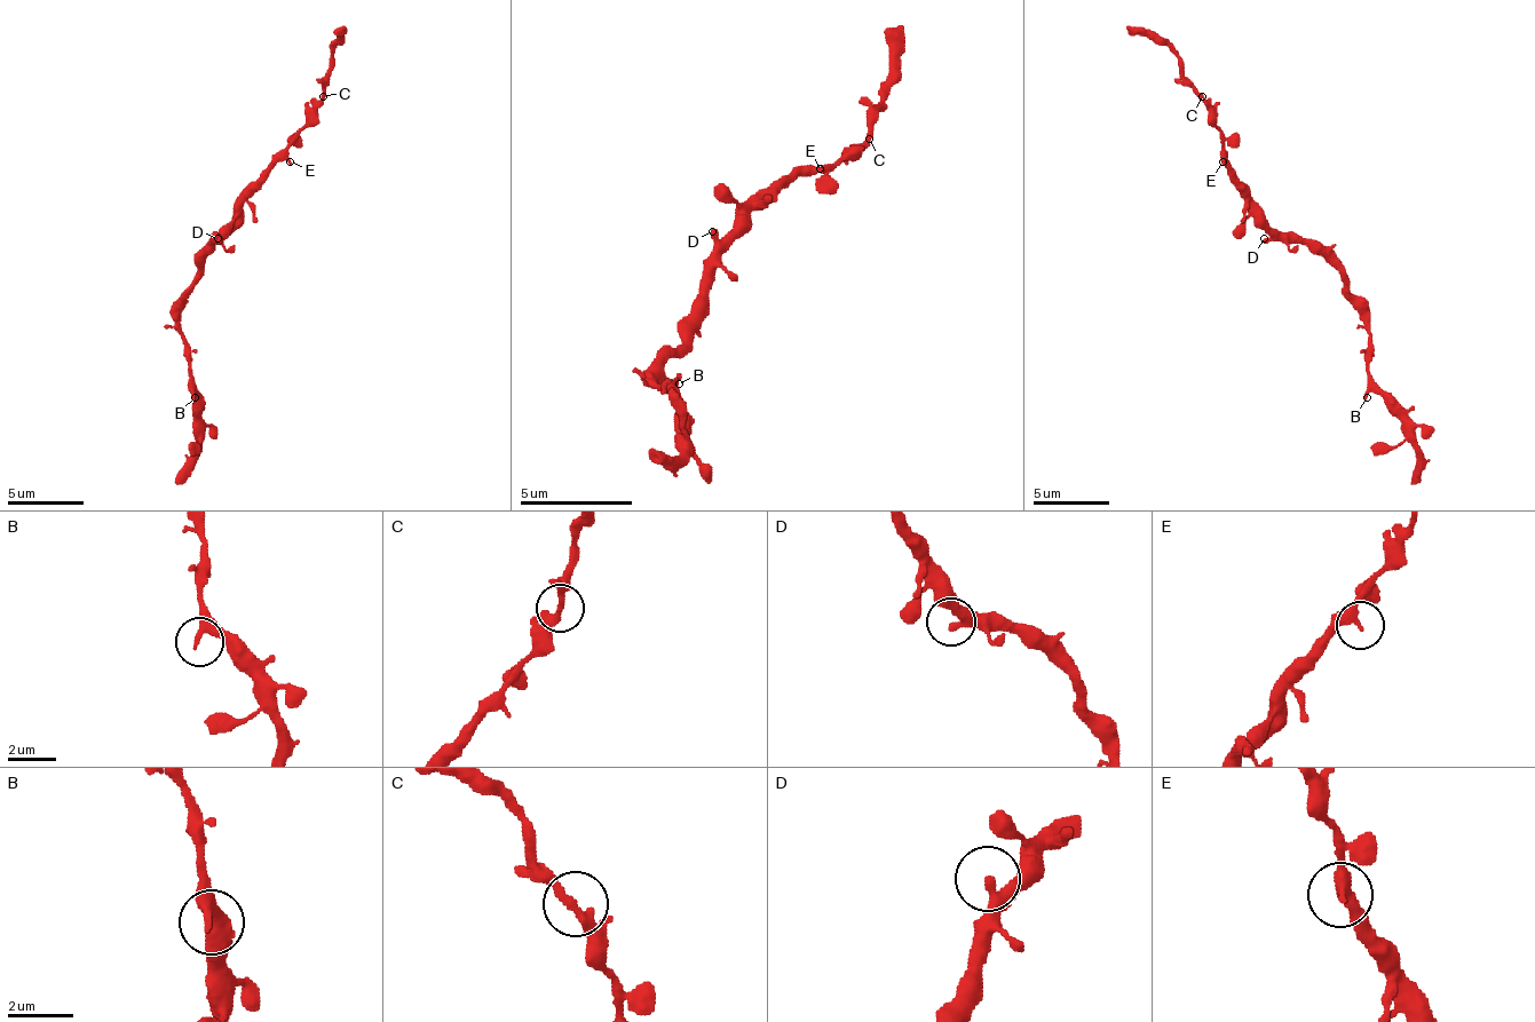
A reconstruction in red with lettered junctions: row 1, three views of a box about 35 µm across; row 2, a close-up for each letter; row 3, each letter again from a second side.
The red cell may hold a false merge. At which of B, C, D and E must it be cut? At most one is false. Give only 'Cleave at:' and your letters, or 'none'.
Cleave at: none

